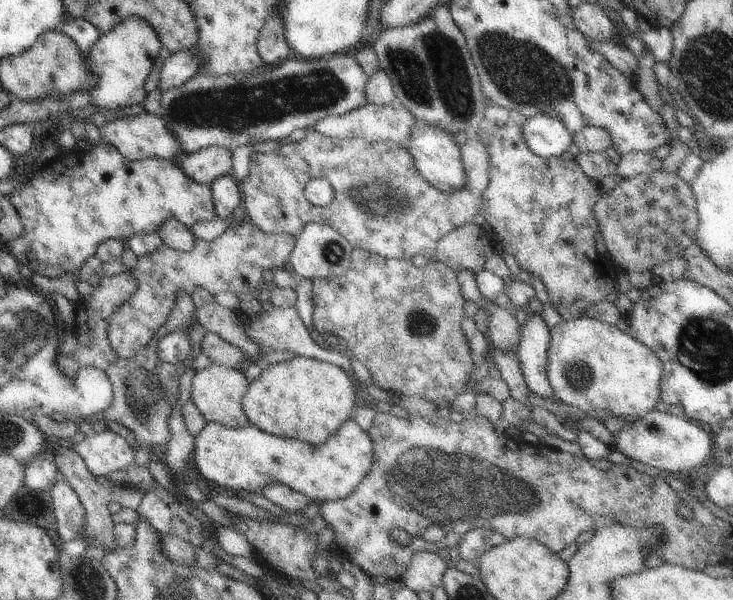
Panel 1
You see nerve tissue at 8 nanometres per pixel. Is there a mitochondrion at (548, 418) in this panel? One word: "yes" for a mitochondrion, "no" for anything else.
no

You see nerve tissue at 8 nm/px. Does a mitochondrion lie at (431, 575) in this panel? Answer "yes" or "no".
no

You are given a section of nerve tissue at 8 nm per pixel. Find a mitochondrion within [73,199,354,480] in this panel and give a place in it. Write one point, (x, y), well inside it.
(146, 395)

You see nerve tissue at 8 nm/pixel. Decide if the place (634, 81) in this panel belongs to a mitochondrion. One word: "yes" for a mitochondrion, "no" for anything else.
no

